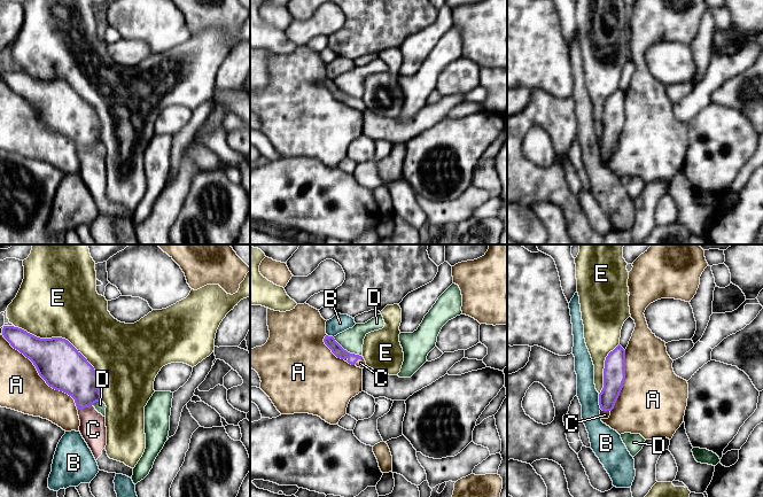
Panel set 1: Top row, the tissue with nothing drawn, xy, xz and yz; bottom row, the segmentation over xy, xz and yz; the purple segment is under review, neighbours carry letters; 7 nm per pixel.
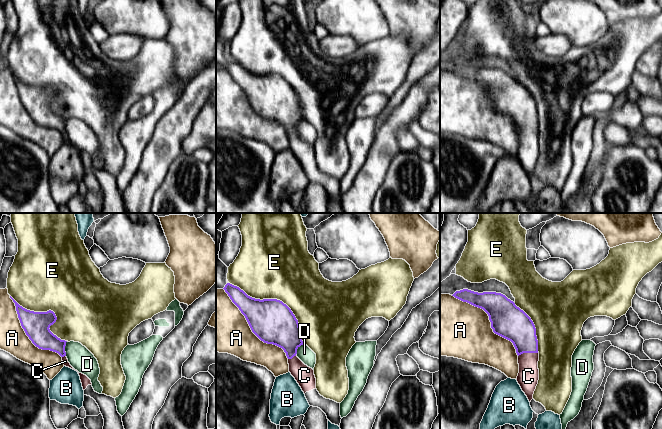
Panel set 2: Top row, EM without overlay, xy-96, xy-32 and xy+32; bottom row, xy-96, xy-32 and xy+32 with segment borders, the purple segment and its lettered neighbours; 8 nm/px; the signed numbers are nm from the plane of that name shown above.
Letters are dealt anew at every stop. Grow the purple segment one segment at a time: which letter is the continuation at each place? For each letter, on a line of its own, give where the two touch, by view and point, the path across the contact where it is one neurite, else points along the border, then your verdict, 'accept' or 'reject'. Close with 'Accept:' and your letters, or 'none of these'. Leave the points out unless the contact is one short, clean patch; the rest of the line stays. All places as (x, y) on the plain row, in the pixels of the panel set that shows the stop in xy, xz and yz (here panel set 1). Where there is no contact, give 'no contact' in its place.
A: meets purple in xy at (39, 117); reject
B: meets purple in yz at (599, 145); border along yz (598, 137), (598, 147), (601, 152); reject
C: meets purple in xy at (85, 149); runs through xy (72, 117), (85, 133), (85, 149), (93, 172); accept
D: meets purple in xz at (345, 93); border along xz (333, 80), (344, 92), (360, 99); reject
E: meets purple in xy at (71, 87); reject
Accept: C

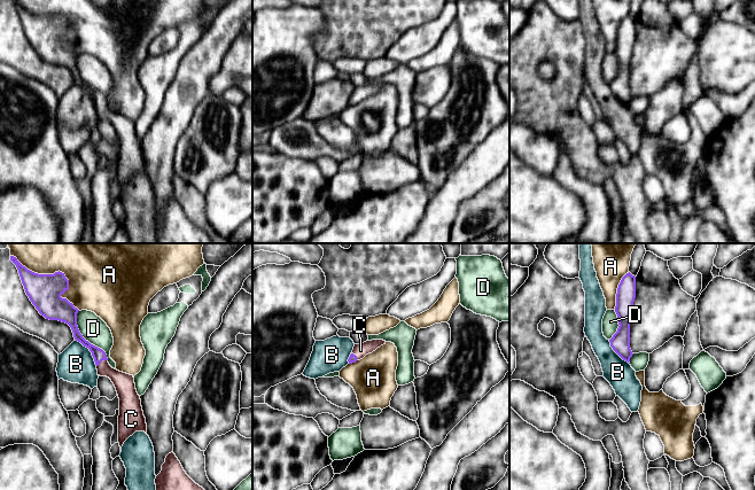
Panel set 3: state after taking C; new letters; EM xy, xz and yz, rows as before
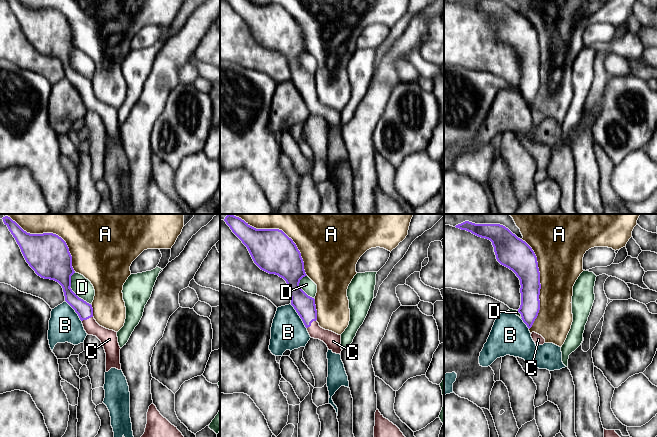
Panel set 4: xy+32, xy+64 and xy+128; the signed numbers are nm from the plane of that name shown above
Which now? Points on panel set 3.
A: meets purple in xy at (59, 14); reject
B: meets purple in xy at (90, 93); border along xy (75, 82), (88, 92), (96, 108); reject
C: meets purple in xy at (101, 103); runs through xy (99, 98), (101, 103), (124, 126); accept
D: meets purple in xy at (83, 80); border along xy (78, 53), (79, 76), (99, 90), (108, 102); reject
Accept: C

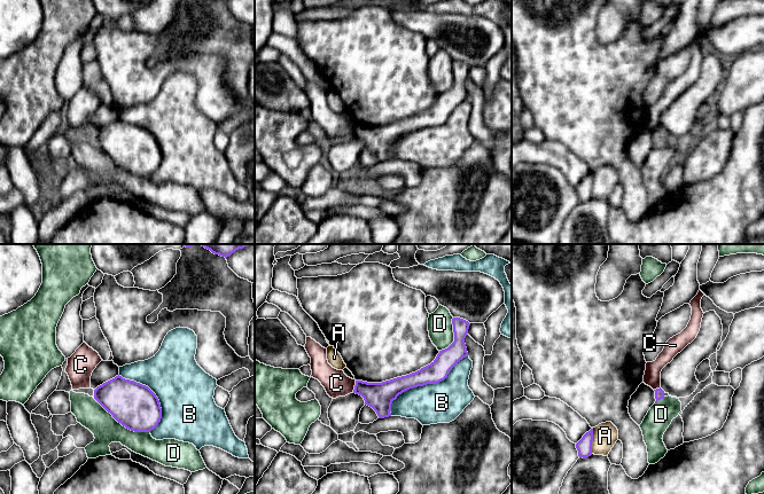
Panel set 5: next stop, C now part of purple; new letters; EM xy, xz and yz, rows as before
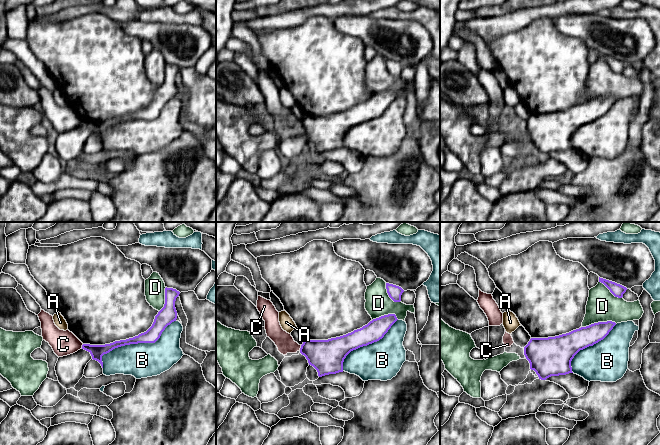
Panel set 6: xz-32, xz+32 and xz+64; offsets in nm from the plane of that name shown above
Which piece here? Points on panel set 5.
A: meets purple in yz at (592, 183); reject
B: meets purple in xz at (423, 127); reject
C: meets purple in xz at (355, 130); border along xz (356, 124), (352, 134); reject
D: meets purple in xy at (122, 167); reject
Accept: none of these

